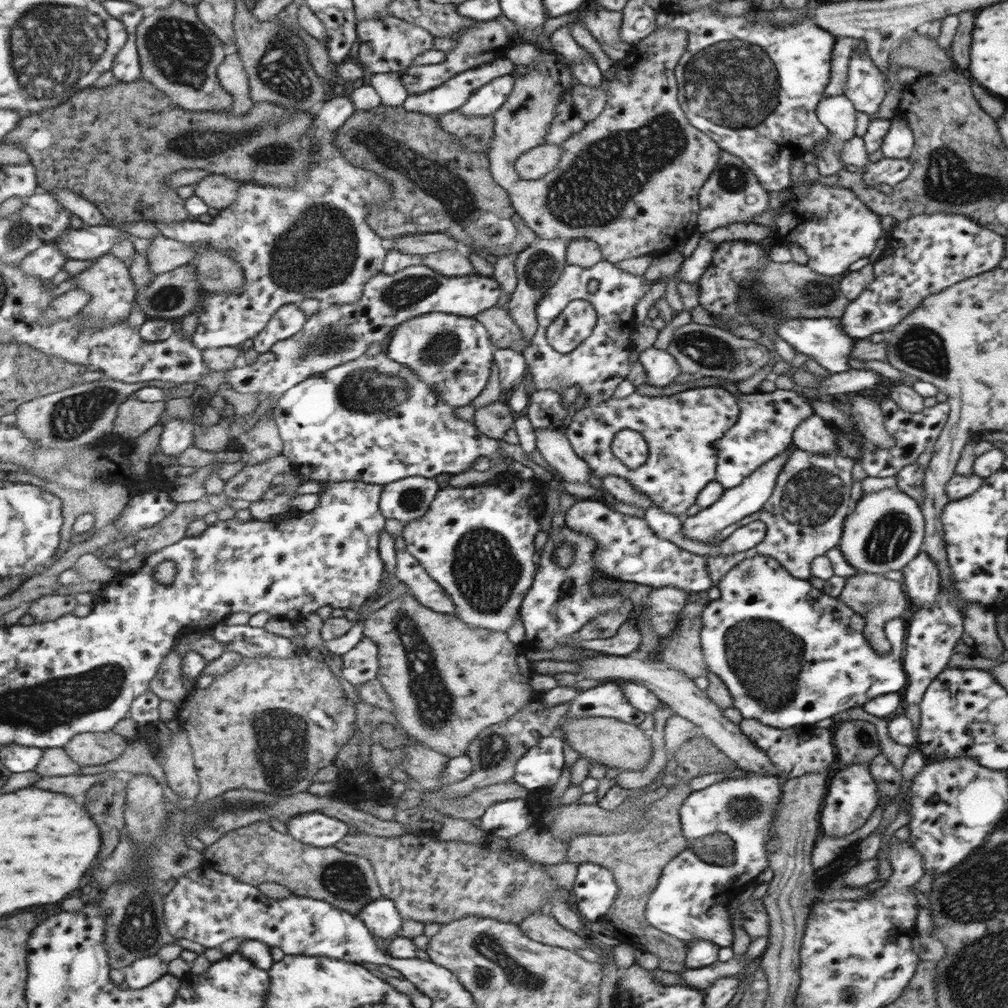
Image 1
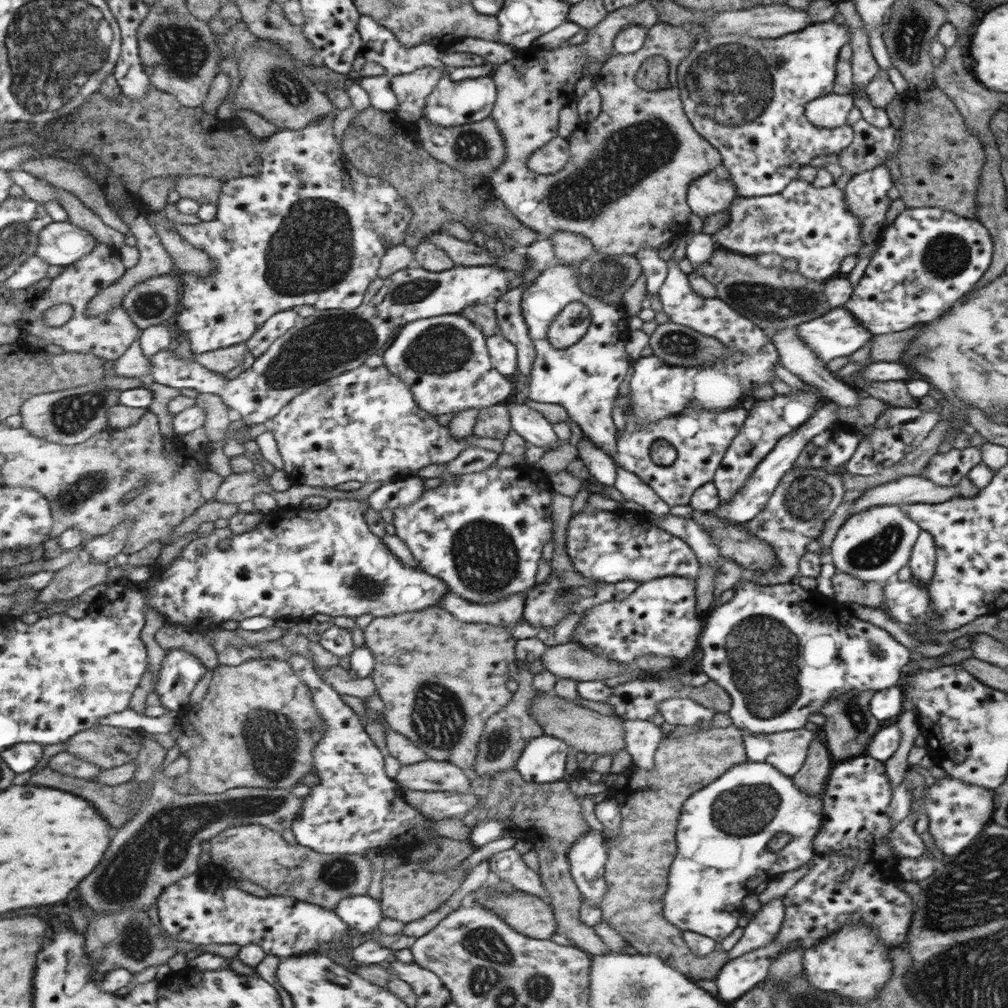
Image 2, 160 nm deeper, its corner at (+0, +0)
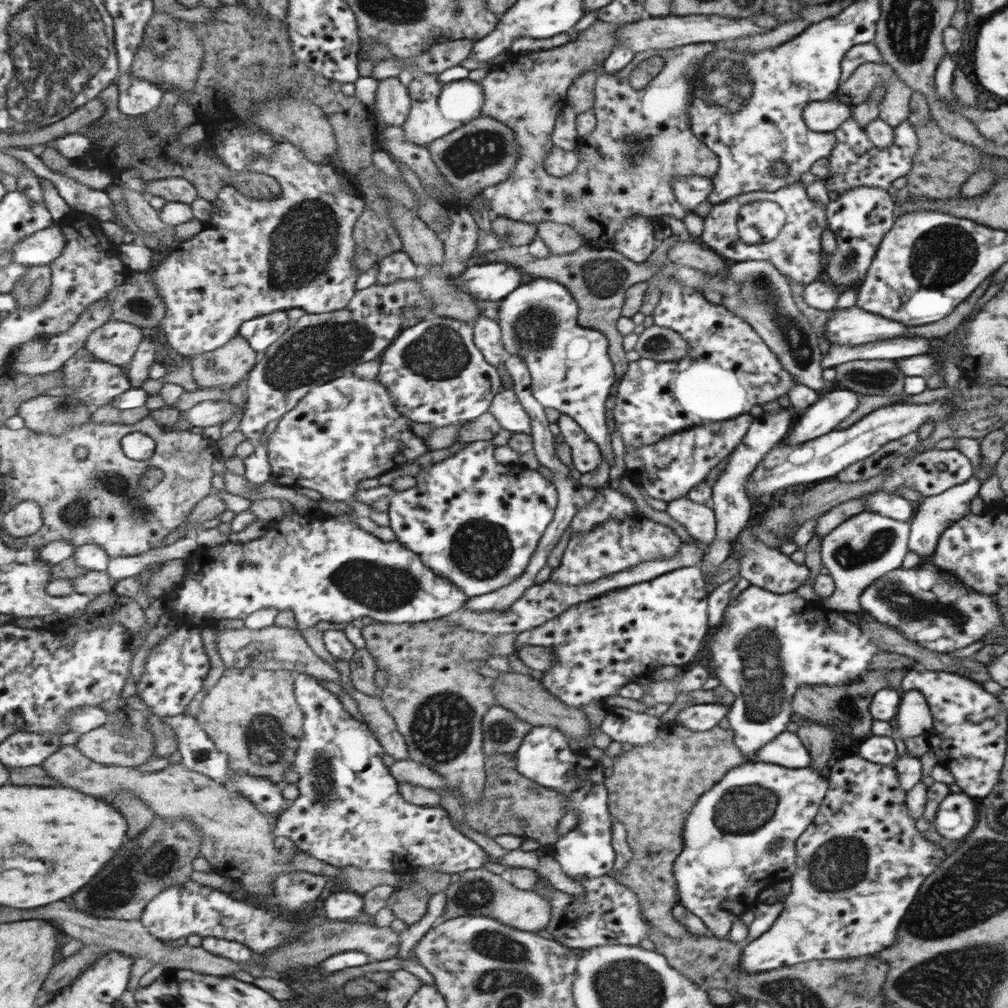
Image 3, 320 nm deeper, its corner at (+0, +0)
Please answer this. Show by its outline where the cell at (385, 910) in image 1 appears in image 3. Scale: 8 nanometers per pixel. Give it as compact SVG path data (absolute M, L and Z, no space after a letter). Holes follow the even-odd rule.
M330 891L323 902L327 917L333 921L364 921L363 901L356 892Z

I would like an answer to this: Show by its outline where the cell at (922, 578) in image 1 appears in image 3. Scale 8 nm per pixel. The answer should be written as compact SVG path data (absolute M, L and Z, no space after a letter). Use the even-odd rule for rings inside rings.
M972 476L963 484L952 486L941 492L941 494L926 496L919 504L915 504L915 515L909 520L908 550L917 553L920 560L930 558L934 554L936 544L939 542L940 535L943 534L945 528L970 512L969 503L979 494L980 484L980 480L976 476Z

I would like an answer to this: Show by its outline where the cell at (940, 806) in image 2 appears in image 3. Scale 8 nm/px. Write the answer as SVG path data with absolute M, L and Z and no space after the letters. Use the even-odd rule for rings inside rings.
M949 792L935 810L933 828L949 840L951 848L953 842L965 839L969 832L975 830L978 810L978 798L963 792Z

